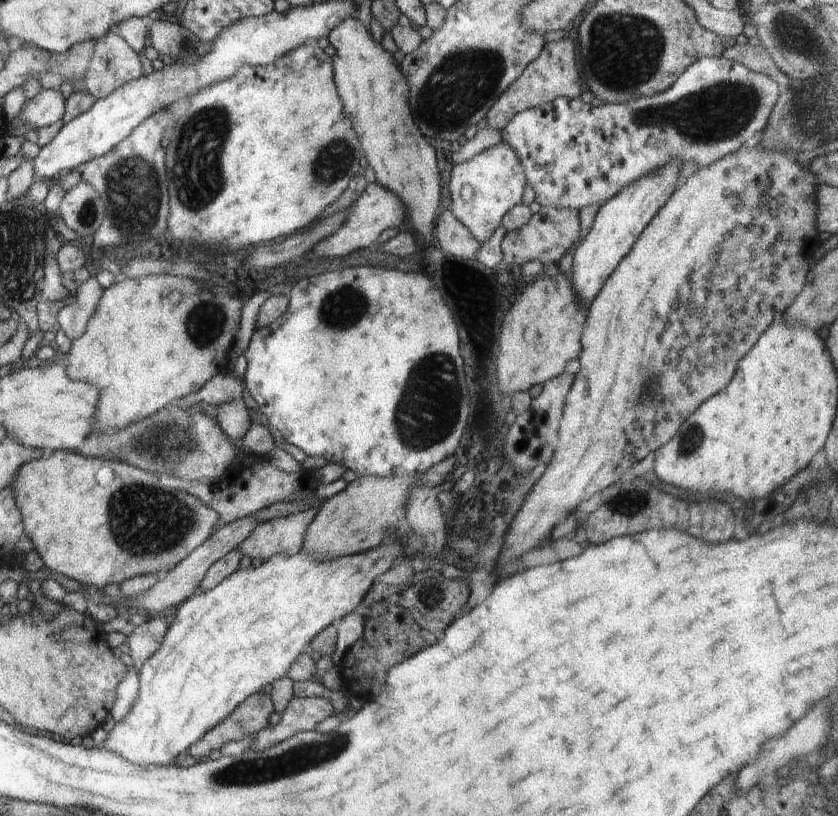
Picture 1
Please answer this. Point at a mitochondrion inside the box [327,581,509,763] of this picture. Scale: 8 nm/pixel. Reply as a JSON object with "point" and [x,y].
{"point":[436,596]}

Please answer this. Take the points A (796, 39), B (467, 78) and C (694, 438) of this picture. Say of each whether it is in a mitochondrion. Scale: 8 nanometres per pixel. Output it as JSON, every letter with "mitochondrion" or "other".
{"A":"mitochondrion","B":"mitochondrion","C":"mitochondrion"}

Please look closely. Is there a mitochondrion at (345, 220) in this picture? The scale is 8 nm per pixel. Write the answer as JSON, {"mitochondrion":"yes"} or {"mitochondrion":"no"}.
{"mitochondrion":"no"}

